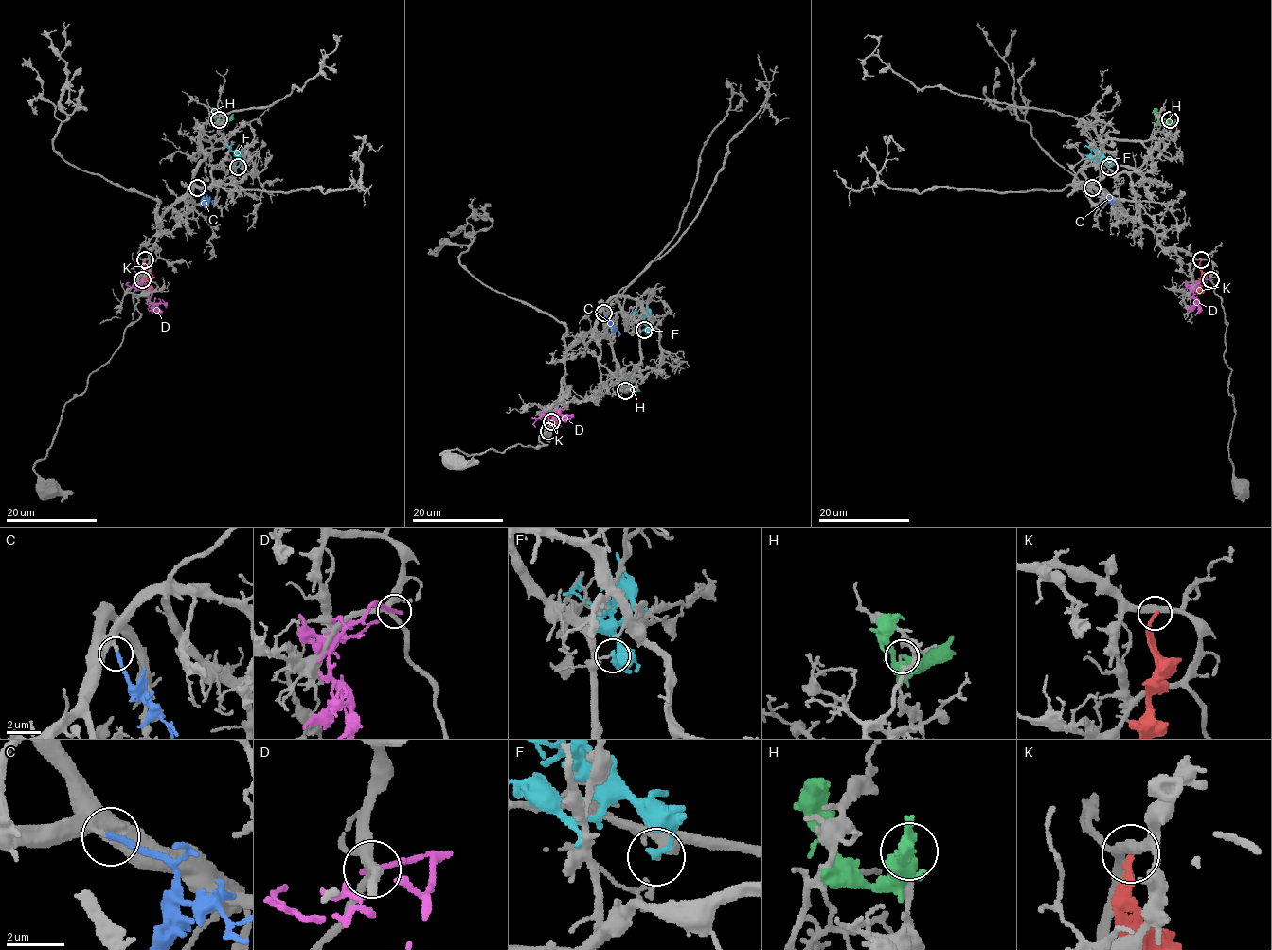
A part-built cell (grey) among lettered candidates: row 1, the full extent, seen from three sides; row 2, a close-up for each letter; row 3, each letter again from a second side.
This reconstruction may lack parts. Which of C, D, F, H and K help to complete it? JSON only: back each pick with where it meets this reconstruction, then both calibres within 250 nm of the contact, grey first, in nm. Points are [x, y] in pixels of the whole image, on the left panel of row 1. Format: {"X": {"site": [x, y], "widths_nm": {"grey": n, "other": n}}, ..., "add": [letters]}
{"C": {"site": [197, 188], "widths_nm": {"grey": 360, "other": 240}}, "add": ["C"]}

